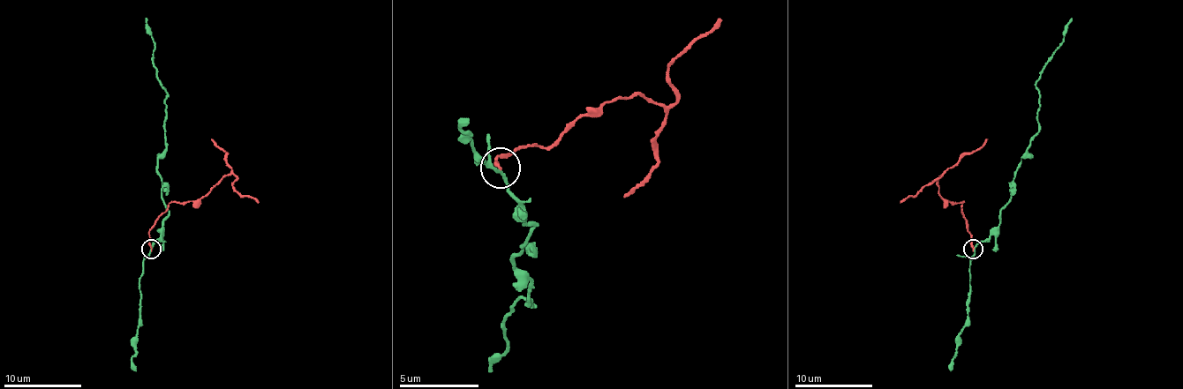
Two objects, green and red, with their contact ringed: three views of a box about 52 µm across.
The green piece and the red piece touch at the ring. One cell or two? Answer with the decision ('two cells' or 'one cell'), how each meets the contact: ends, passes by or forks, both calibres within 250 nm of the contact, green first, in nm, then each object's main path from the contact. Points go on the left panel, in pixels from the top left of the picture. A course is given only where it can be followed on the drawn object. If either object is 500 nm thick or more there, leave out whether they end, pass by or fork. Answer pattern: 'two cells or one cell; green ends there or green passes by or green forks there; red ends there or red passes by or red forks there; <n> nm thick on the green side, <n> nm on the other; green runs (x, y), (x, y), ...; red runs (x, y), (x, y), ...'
two cells; green passes by; red ends there; 150 nm thick on the green side, 170 nm on the other; green runs (152, 250), (169, 213), (162, 198), (157, 167), (165, 147), (165, 91), (154, 62), (146, 18); red runs (152, 250), (150, 230), (173, 201), (186, 203), (207, 193), (229, 174), (237, 178), (233, 188), (258, 203)

